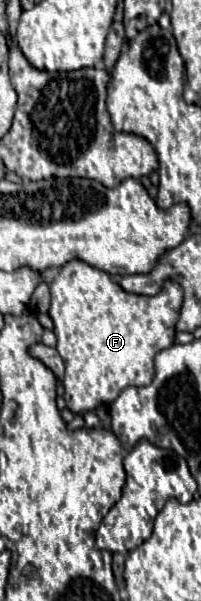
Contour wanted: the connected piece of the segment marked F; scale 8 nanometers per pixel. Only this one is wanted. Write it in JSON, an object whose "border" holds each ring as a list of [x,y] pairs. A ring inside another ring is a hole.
{"border":[[[72,260],[64,264],[60,274],[52,280],[50,294],[52,304],[48,314],[58,338],[58,354],[66,366],[64,400],[70,412],[94,412],[100,404],[112,404],[124,388],[140,388],[154,380],[154,356],[176,342],[176,322],[182,308],[182,288],[176,282],[168,280],[156,296],[128,294],[106,272],[92,268],[82,260]]]}

